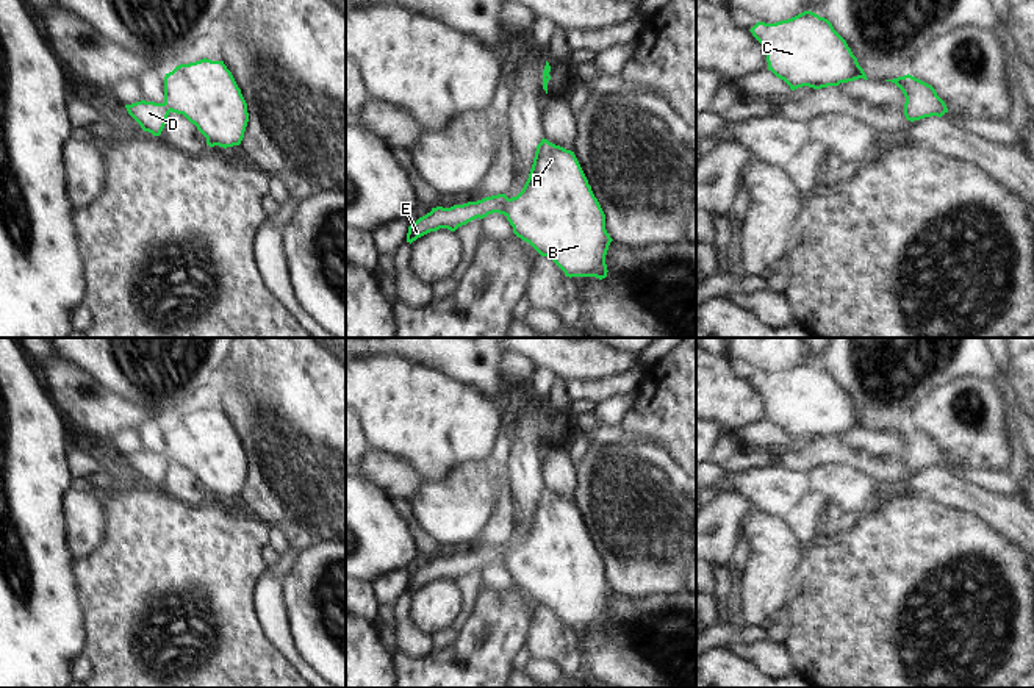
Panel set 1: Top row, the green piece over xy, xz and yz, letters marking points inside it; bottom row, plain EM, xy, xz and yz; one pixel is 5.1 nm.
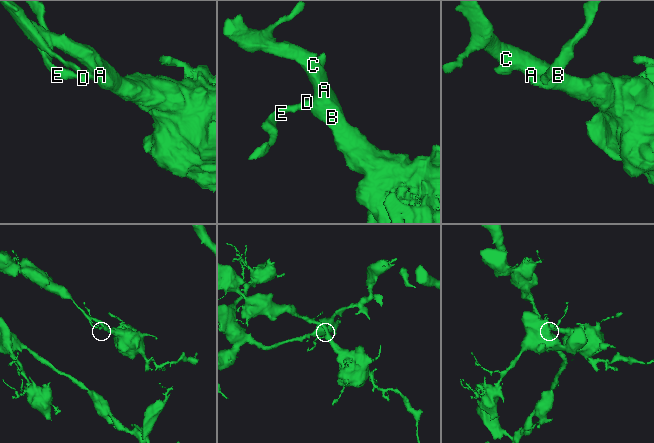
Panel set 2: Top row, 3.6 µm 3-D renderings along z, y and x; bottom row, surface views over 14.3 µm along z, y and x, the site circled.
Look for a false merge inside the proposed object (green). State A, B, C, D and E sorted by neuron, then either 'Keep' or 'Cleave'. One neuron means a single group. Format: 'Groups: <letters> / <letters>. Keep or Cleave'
Groups: A B C D E. Keep

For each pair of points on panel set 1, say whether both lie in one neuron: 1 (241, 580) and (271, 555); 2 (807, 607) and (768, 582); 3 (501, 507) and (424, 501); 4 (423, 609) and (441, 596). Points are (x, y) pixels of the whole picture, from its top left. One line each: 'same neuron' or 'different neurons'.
1: different neurons
2: different neurons
3: different neurons
4: same neuron

